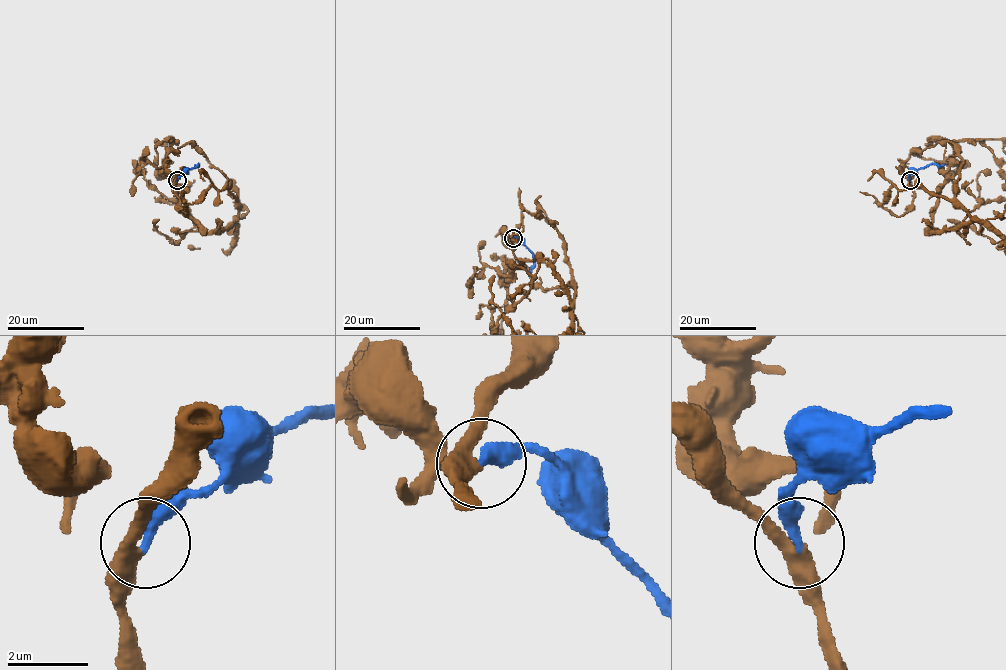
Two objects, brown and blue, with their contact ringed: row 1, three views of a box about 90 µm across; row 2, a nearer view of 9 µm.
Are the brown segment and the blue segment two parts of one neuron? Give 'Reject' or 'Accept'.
Accept

